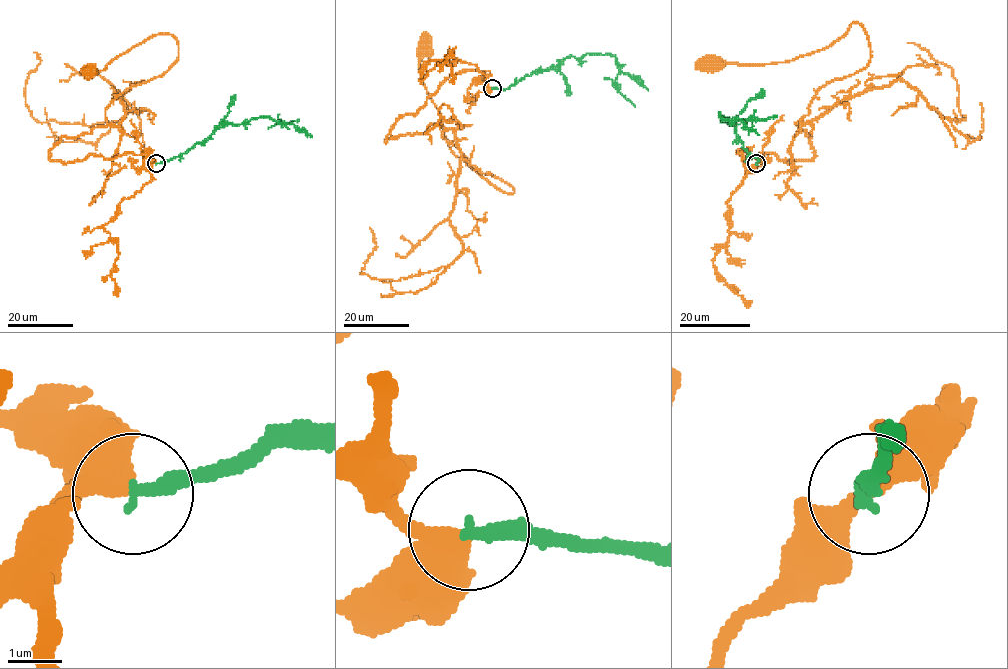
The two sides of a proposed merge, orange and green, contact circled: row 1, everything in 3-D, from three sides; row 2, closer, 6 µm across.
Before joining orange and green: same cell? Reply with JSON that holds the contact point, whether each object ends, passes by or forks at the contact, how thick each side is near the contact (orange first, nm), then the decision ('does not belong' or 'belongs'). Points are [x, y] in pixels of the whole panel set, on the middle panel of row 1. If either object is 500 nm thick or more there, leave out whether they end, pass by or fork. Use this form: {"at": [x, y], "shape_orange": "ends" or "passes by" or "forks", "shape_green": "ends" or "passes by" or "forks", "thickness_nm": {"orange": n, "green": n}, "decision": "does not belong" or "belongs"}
{"at": [492, 88], "shape_orange": "passes by", "shape_green": "ends", "thickness_nm": {"orange": 360, "green": 300}, "decision": "belongs"}

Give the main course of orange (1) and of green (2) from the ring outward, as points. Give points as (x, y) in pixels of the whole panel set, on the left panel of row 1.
1: (155, 163), (49, 150), (108, 124), (178, 42), (152, 36), (91, 68)
2: (156, 163), (181, 155), (223, 125), (265, 117), (280, 123), (298, 119)

